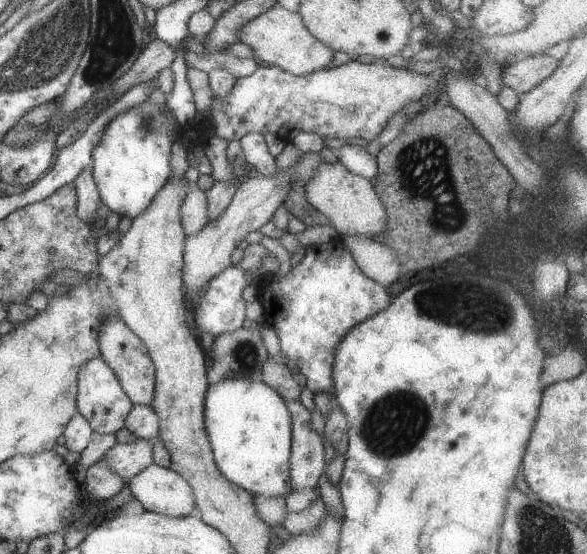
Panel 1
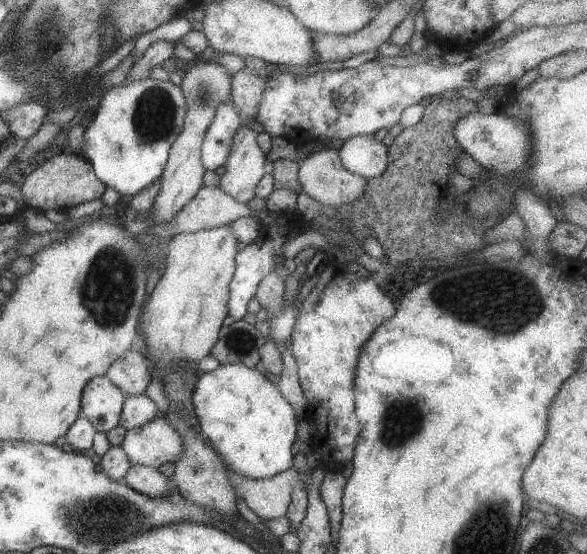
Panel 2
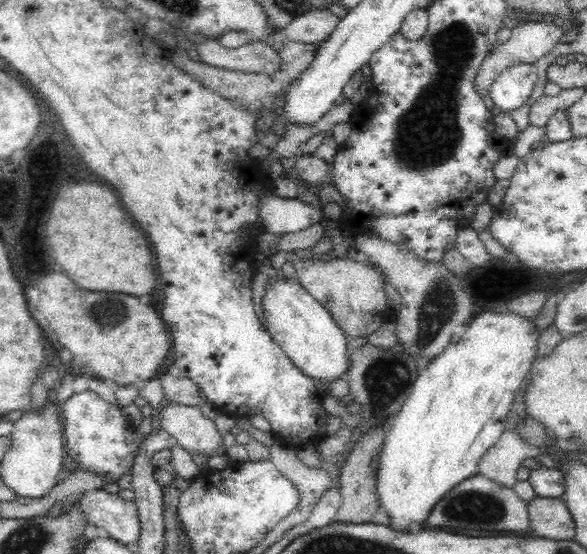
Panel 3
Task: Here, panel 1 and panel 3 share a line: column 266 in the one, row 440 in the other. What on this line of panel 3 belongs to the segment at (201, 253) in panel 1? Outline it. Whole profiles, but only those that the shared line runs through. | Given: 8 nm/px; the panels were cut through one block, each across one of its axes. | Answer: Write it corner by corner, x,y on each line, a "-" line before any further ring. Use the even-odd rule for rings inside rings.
170,402
158,417
162,429
189,453
206,456
224,454
222,435
216,430
214,421
204,416
199,406

